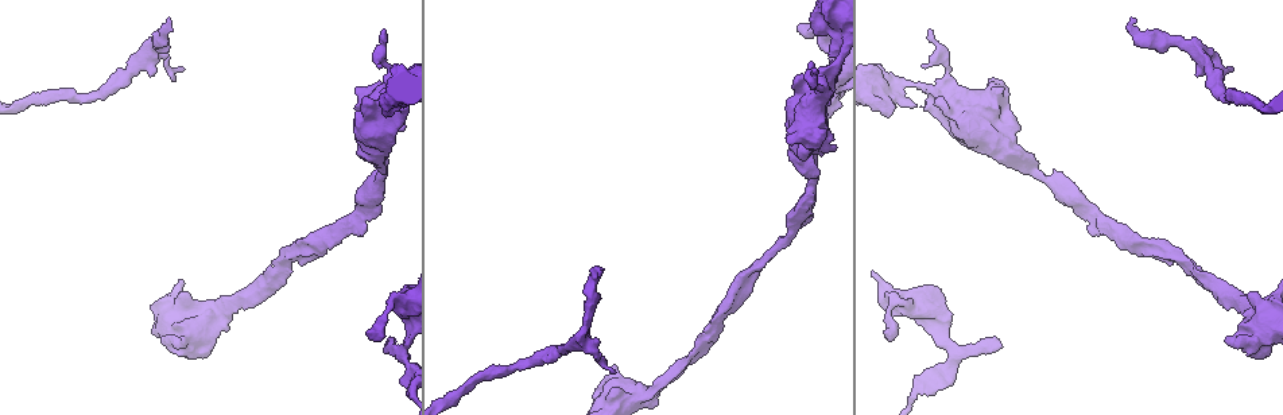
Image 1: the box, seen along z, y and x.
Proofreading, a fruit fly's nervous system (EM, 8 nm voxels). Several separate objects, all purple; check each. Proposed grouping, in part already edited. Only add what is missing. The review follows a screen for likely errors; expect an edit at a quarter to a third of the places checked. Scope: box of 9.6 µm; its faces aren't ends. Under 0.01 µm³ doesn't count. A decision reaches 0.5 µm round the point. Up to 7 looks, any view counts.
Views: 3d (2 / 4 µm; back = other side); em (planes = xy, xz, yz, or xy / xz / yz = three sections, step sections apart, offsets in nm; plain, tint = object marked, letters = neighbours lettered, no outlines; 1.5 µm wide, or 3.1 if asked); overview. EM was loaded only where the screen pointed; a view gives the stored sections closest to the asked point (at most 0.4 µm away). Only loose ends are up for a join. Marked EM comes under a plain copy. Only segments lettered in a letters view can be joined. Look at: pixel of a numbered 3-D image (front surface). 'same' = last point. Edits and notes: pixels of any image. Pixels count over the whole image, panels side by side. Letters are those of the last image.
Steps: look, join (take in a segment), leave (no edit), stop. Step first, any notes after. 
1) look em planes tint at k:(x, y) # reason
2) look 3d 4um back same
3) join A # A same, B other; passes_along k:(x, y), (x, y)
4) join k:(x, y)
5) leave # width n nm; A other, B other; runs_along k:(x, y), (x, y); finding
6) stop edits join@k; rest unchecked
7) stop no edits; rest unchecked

look em yz step 8 tint at 1:(928, 30) # free end

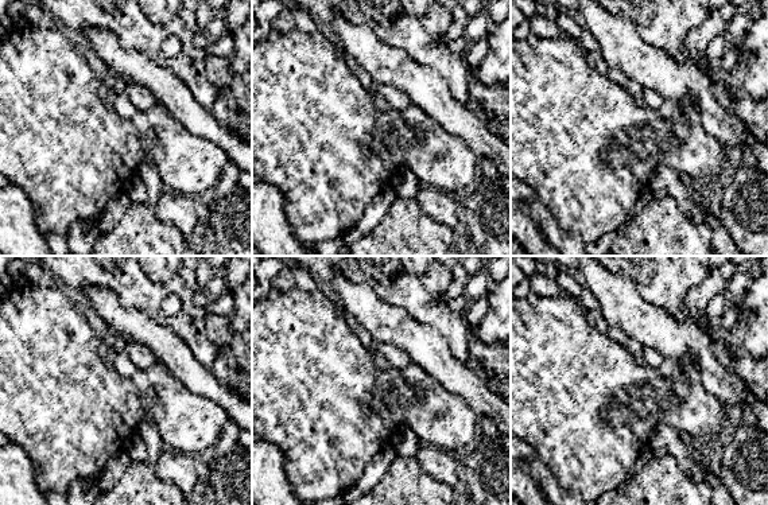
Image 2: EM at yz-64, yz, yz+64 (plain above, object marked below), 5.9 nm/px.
look em xy step 4 letters same

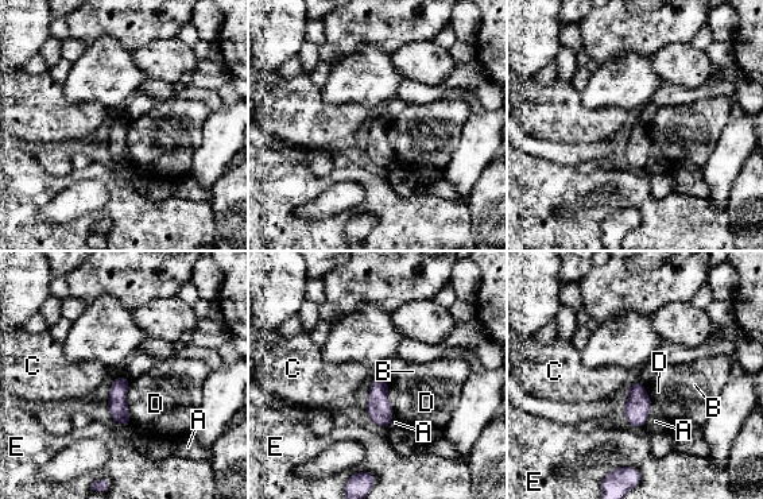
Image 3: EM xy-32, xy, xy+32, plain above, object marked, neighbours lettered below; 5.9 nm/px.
leave # longest_contact D 260 nm; A other, B other, C other, D other, E other; border 3:(128, 380), (127, 409), (131, 424); no lettered segment goes on from it

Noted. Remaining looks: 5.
look em planes letters at 1:(600, 276) # branch stops here

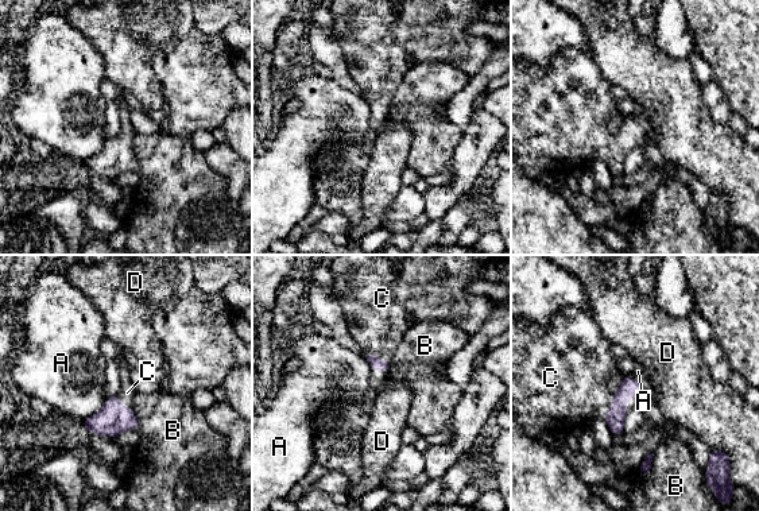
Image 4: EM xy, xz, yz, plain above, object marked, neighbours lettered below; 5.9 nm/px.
join C # A other, B other, C same, D other; passes_along 4:(376, 364), (378, 359), (378, 317); it goes on there

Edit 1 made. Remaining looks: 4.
look em planes letters at 1:(614, 372) # branch stops here

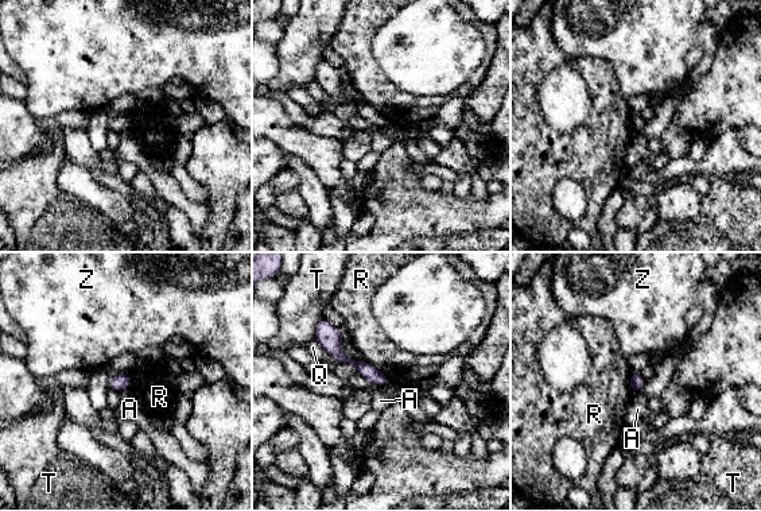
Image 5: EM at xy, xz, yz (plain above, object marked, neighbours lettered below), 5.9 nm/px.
leave # width 90 nm; A other, Q other, R other, T other, Z other; no lettered segment goes on from it

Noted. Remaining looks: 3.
stop edits join@4; rest unchecked

